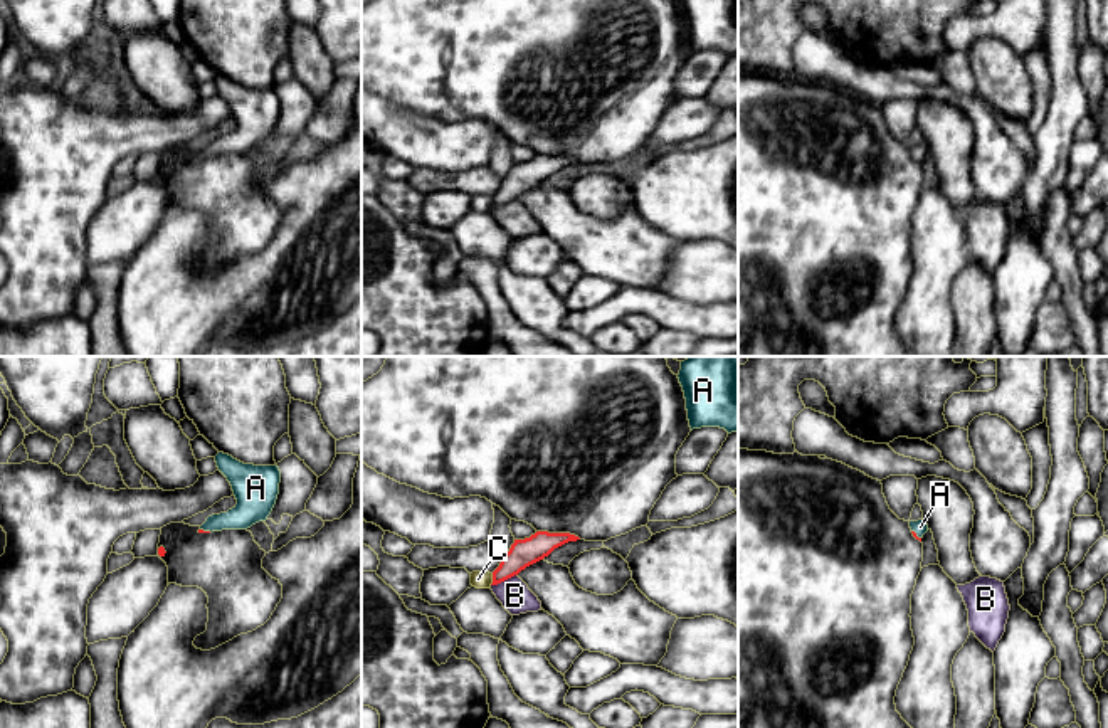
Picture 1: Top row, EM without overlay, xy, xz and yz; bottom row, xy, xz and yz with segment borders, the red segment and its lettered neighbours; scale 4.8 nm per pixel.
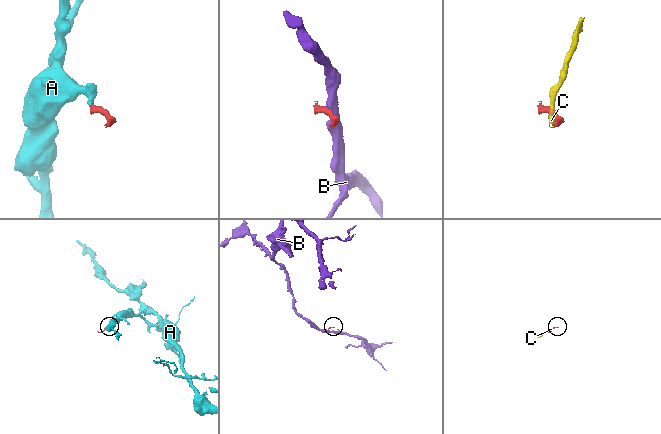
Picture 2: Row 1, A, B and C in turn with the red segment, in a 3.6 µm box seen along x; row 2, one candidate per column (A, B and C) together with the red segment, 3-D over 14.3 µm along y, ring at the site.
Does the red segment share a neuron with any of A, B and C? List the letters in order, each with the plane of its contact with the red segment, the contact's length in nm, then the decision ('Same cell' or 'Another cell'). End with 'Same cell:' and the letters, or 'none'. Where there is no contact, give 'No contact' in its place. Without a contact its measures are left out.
A: Touches red in yz. Shared border 60 nm. Same cell
B: Touches red in xz. Shared border 140 nm. Another cell
C: Touches red in xz. Shared border 60 nm. Another cell
Same cell: A

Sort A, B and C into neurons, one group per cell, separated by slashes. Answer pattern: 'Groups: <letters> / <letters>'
Groups: A / B / C

